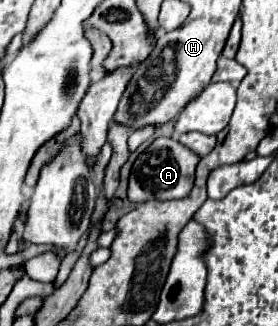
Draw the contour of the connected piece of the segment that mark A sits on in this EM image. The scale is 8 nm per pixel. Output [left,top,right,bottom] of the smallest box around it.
[129,139,199,203]

